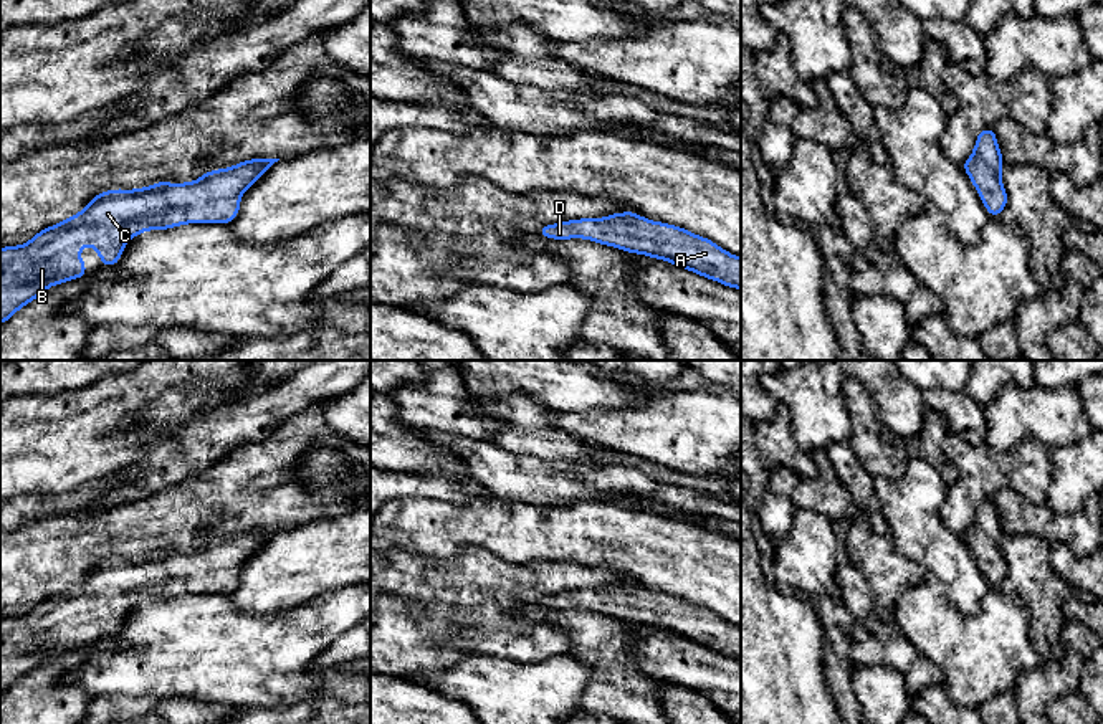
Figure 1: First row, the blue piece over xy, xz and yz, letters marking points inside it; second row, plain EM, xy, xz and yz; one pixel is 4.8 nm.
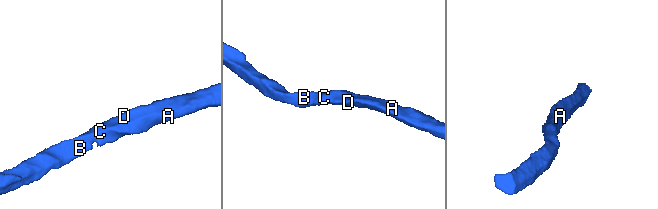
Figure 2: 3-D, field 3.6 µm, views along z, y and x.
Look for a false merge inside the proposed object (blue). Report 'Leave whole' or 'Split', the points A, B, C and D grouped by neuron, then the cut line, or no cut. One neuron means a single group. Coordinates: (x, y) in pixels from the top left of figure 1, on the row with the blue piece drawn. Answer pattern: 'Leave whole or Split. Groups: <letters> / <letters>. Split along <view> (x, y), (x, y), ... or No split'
Leave whole. Groups: A B C D. No split

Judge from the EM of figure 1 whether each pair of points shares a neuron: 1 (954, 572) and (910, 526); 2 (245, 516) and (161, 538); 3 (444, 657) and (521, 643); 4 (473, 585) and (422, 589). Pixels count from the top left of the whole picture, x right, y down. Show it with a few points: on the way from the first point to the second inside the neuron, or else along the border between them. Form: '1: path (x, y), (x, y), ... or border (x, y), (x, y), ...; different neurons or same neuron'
1: path (945, 561), (921, 538); same neuron
2: path (224, 519), (182, 521); same neuron
3: border (434, 638), (457, 642), (475, 653); different neurons
4: path (460, 585), (435, 585); same neuron

